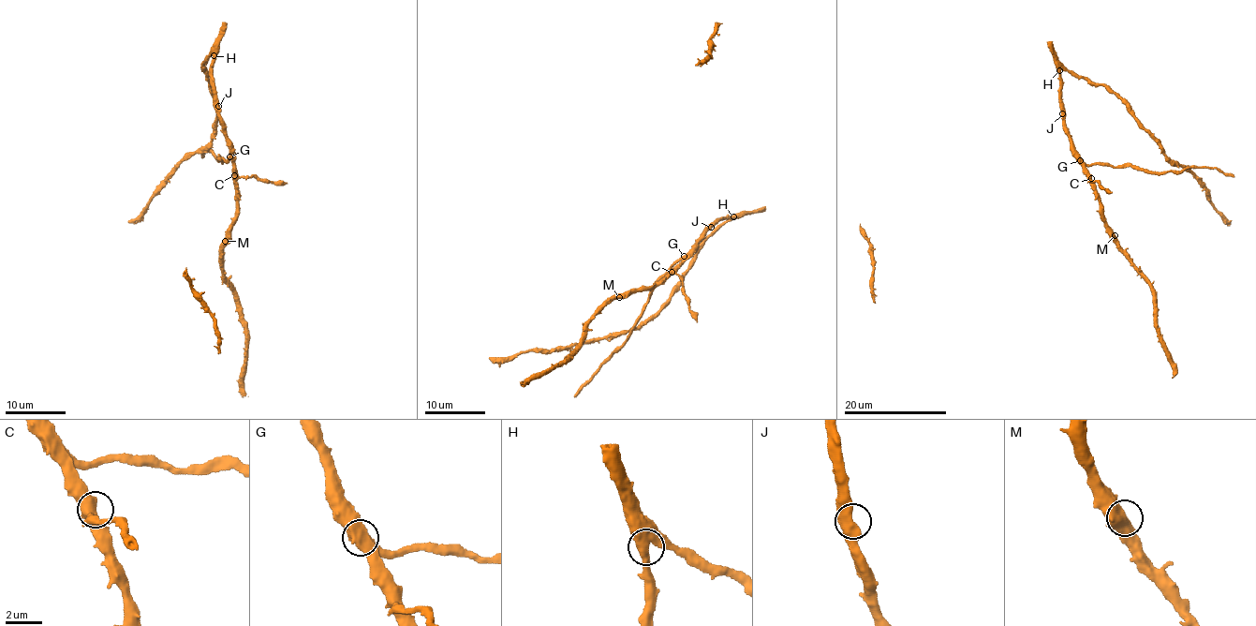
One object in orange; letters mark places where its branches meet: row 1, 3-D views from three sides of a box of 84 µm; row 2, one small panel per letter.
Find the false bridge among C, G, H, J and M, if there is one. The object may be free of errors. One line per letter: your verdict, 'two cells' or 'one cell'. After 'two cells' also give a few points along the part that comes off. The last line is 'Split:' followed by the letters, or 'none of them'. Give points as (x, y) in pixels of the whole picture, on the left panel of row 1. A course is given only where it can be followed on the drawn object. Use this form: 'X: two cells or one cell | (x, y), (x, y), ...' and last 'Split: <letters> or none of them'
C: one cell
G: two cells
H: one cell
J: one cell
M: one cell
Split: G

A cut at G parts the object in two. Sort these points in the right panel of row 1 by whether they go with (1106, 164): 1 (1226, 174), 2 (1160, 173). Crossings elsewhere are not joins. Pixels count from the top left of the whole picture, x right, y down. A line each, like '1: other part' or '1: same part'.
1: same part
2: same part

